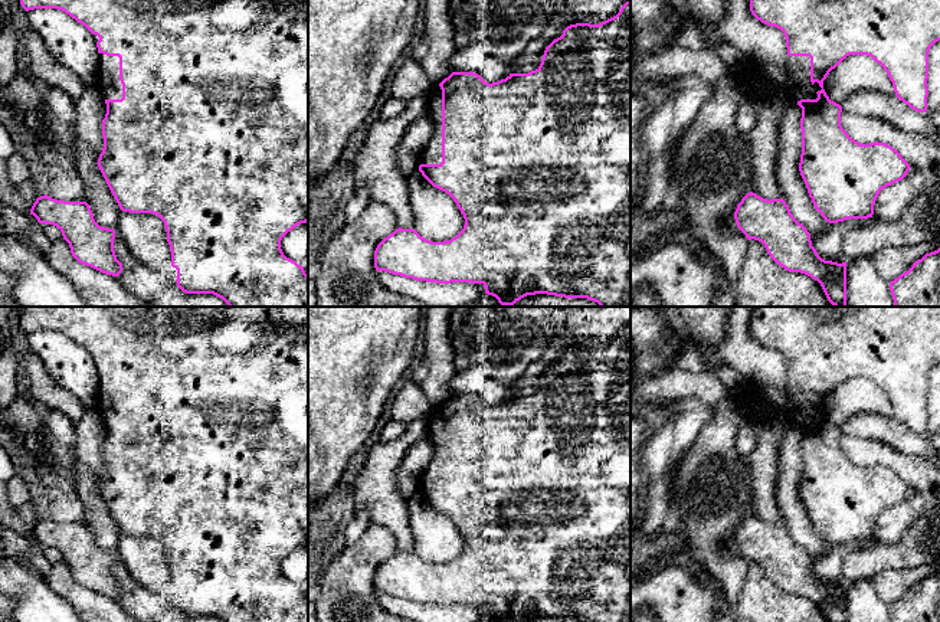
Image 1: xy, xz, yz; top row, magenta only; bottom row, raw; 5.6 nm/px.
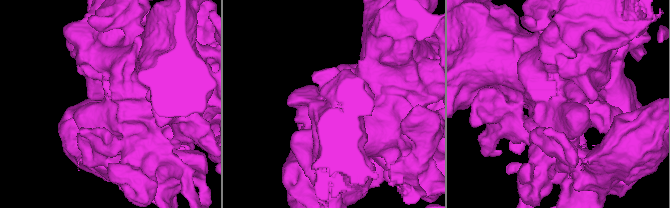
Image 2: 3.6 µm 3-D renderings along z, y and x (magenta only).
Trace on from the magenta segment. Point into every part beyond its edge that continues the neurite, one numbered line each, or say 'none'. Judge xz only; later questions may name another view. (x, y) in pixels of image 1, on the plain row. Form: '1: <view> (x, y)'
1: xz (432, 475)

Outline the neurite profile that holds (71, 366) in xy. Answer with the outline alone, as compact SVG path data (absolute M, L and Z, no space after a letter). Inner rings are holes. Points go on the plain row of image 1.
M58 331L29 333L27 344L36 353L50 377L72 392L85 407L96 406L98 370L92 356Z

